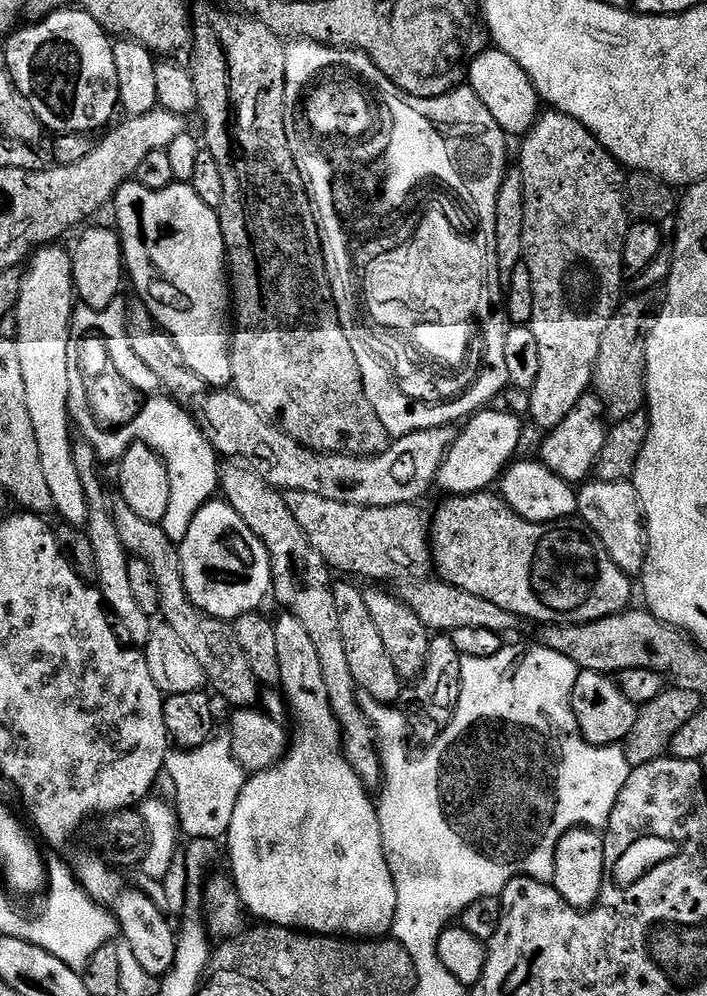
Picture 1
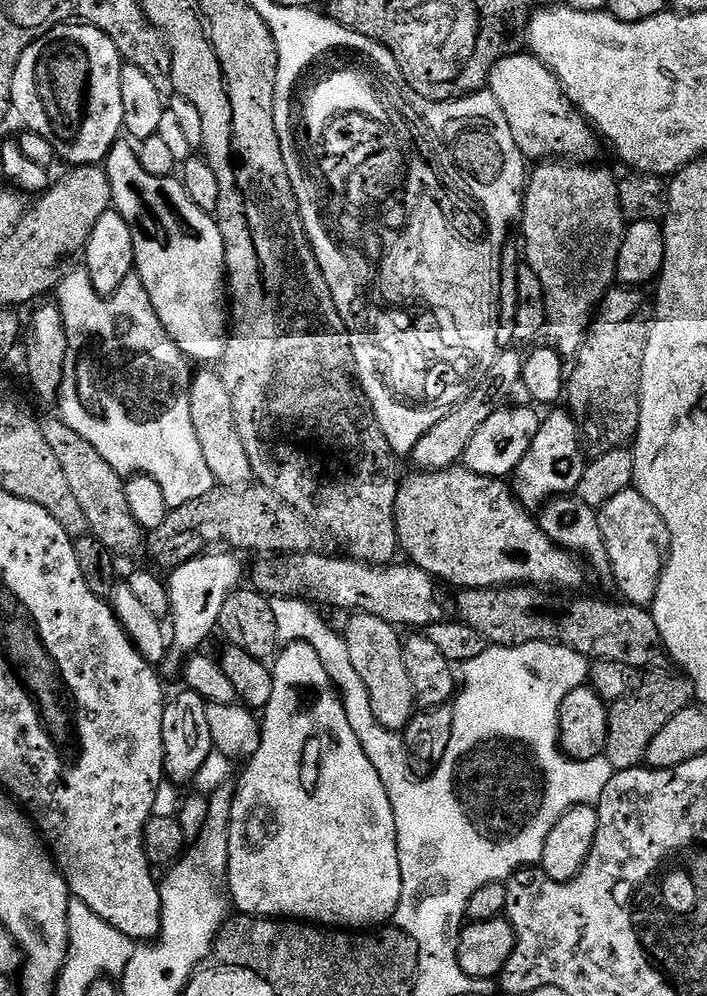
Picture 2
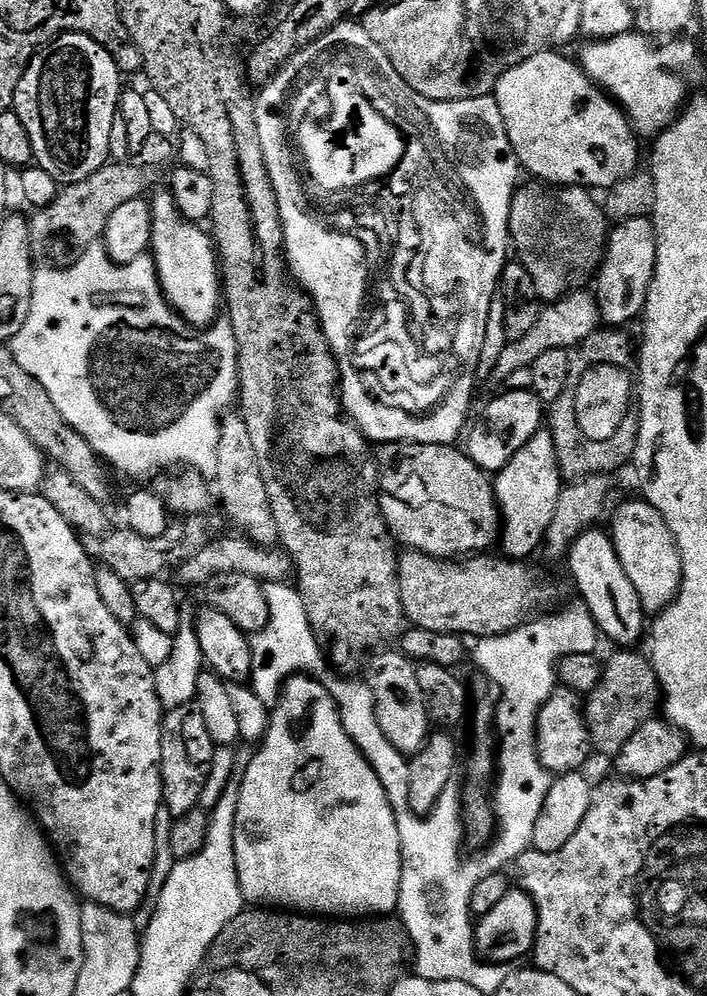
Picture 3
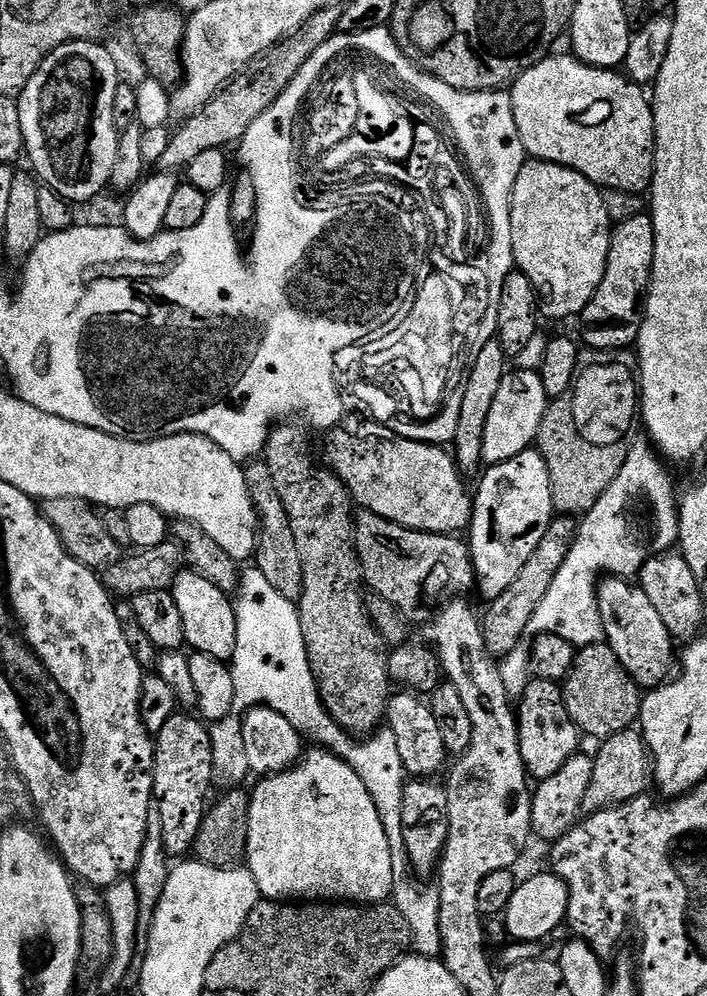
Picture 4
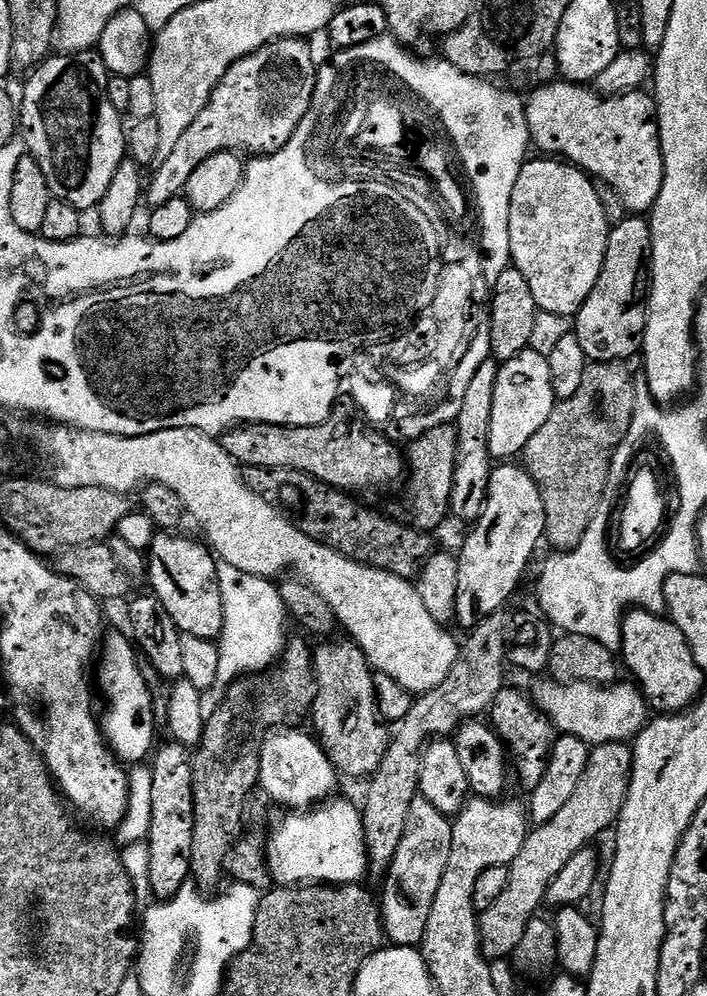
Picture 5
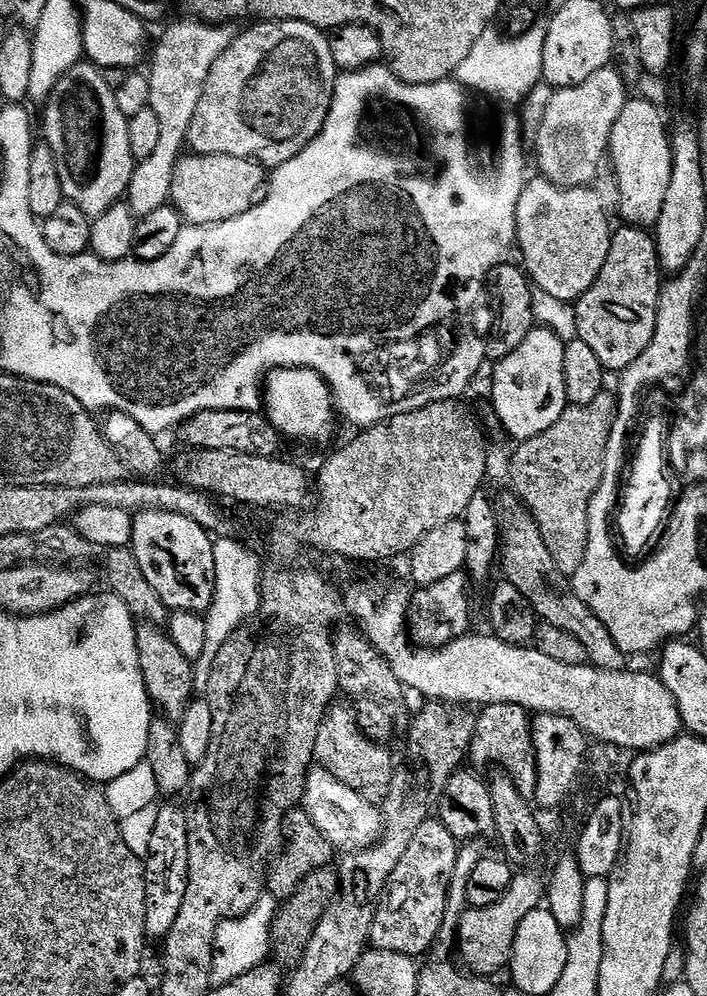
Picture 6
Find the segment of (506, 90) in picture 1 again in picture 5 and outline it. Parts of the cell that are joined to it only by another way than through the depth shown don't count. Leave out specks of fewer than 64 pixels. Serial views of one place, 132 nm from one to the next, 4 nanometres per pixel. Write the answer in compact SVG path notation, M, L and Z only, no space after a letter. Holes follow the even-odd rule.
M553 82L537 87L534 94L530 95L526 100L528 109L528 134L533 145L536 144L541 148L541 153L556 154L563 157L567 163L575 165L579 169L583 169L588 176L595 178L599 183L608 184L615 192L619 194L624 203L625 209L632 214L648 214L651 213L653 206L658 202L658 194L662 190L662 182L664 181L664 159L662 158L662 150L660 149L660 127L656 121L656 101L651 95L648 96L644 90L633 90L625 92L618 96L609 96L605 98L603 95L597 94L591 87L582 84L569 84L567 82Z

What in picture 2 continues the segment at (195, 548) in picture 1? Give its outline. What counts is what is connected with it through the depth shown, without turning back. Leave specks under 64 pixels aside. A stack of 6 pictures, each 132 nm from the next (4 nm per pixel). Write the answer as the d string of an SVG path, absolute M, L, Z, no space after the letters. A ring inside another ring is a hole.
M216 550L211 554L196 556L190 562L182 566L171 569L166 583L170 594L170 640L176 648L183 654L192 654L208 640L211 632L217 631L222 606L226 606L226 598L230 593L241 587L243 578L246 576L246 564L239 560L239 555L228 550Z

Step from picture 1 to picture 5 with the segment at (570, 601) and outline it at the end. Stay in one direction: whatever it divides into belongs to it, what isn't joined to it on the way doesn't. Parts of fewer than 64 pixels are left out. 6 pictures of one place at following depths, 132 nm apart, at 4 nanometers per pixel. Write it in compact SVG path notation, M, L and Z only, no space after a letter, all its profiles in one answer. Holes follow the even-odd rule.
M333 414L314 426L241 424L223 433L222 443L237 465L244 468L281 468L310 474L331 488L349 494L388 488L406 476L406 456L383 431L352 416Z

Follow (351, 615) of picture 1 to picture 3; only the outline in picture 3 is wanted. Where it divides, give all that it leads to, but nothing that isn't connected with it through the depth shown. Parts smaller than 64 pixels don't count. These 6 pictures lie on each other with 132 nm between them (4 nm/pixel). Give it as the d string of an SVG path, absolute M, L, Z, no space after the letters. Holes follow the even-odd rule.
M380 650L371 657L370 663L366 668L366 673L368 672L366 683L374 694L374 706L376 707L380 735L386 737L390 742L390 746L394 746L394 750L398 750L405 758L411 758L428 745L428 737L433 723L428 716L428 701L424 699L422 686L418 686L417 665L400 650L395 650L395 652L388 651L392 650Z

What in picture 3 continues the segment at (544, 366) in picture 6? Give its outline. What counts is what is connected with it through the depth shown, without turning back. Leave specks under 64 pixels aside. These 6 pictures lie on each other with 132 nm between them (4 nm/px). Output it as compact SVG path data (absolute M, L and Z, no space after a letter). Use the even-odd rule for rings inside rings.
M502 391L497 400L488 404L484 417L476 424L472 437L468 440L466 451L477 466L489 474L495 474L504 468L534 434L541 431L540 419L545 419L546 408L533 391Z

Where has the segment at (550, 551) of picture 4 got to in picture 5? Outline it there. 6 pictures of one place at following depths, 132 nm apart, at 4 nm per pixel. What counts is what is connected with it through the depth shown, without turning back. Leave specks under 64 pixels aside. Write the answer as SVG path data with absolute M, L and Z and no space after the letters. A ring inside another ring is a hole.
M500 618L483 620L471 629L468 641L463 641L460 657L450 674L434 690L421 692L413 699L410 712L391 733L386 750L386 758L382 758L382 766L375 776L371 777L368 788L368 797L362 803L364 817L364 837L368 839L368 862L373 873L387 873L392 864L394 854L398 854L398 842L402 842L402 834L406 834L406 822L410 814L410 806L420 791L420 758L429 743L430 738L448 738L464 723L487 713L491 709L494 698L506 687L504 668L506 669L506 624Z

